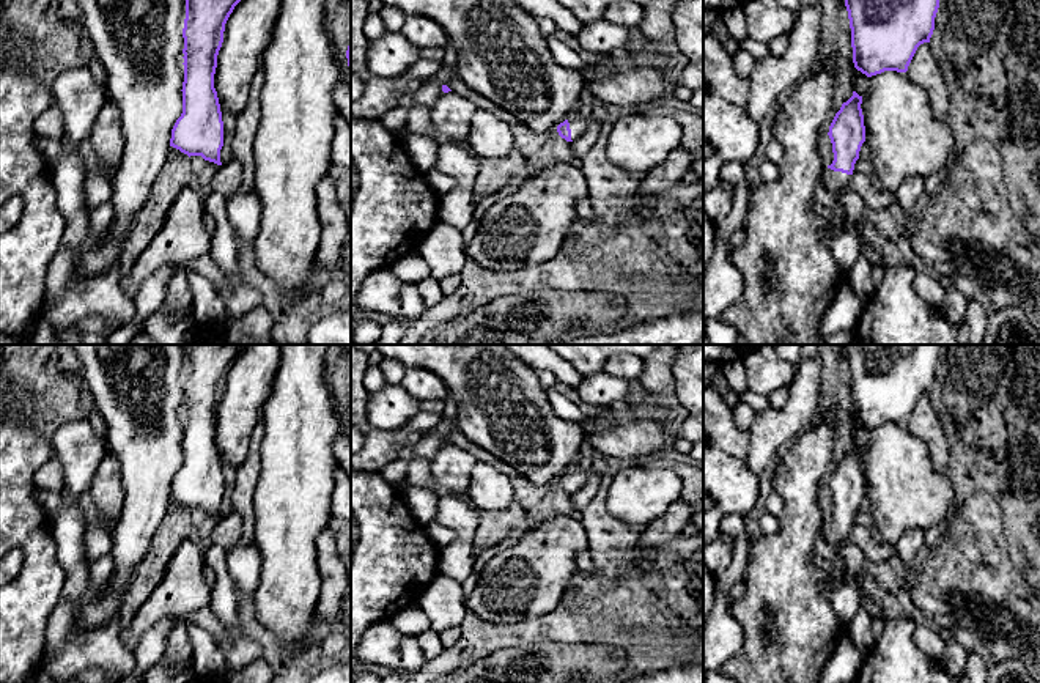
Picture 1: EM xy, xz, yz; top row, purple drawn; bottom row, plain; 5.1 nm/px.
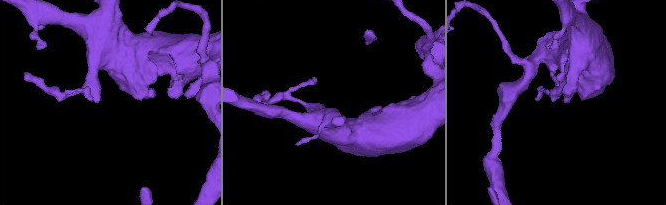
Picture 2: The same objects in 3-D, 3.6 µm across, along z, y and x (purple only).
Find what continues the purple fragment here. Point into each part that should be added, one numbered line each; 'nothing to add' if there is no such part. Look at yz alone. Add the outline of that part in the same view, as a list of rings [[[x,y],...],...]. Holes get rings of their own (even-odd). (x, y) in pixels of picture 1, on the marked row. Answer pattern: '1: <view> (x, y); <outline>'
1: yz (837, 183); [[[828,168],[824,175],[824,187],[834,195],[846,194],[850,186],[850,178],[851,175]]]

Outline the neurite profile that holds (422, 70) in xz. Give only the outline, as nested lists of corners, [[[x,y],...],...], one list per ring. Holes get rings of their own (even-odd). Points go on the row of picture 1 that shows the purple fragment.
[[[420,58],[401,74],[423,82],[430,79],[433,74],[436,74],[441,68],[442,68],[441,60]]]

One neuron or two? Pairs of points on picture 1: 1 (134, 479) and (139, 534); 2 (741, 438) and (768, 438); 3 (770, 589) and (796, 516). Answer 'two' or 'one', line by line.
1: one
2: two
3: one

